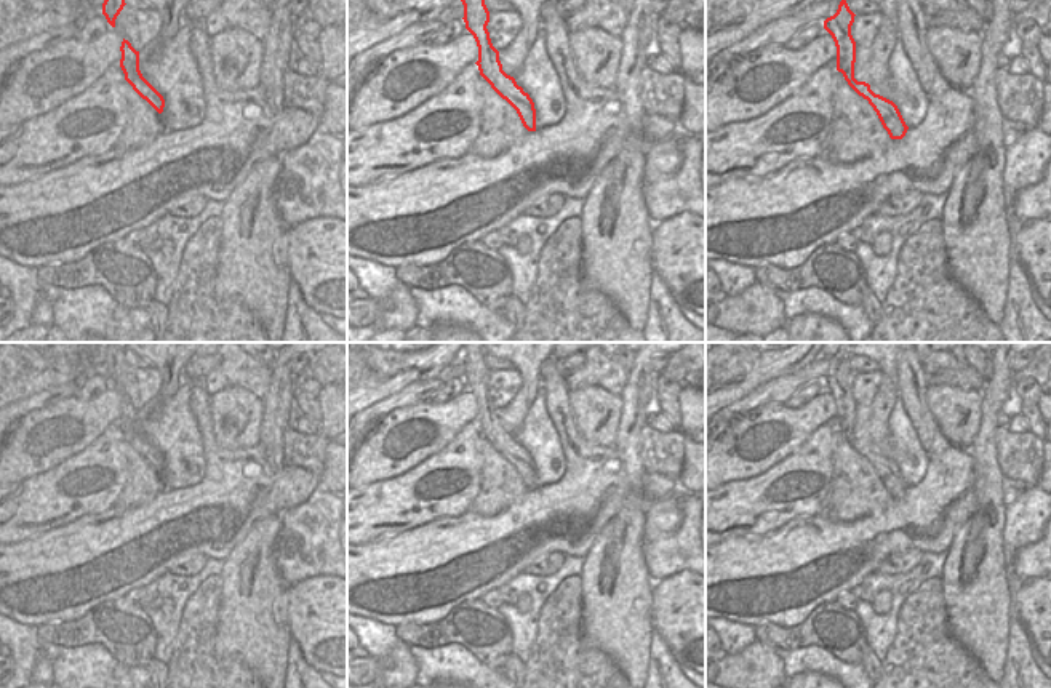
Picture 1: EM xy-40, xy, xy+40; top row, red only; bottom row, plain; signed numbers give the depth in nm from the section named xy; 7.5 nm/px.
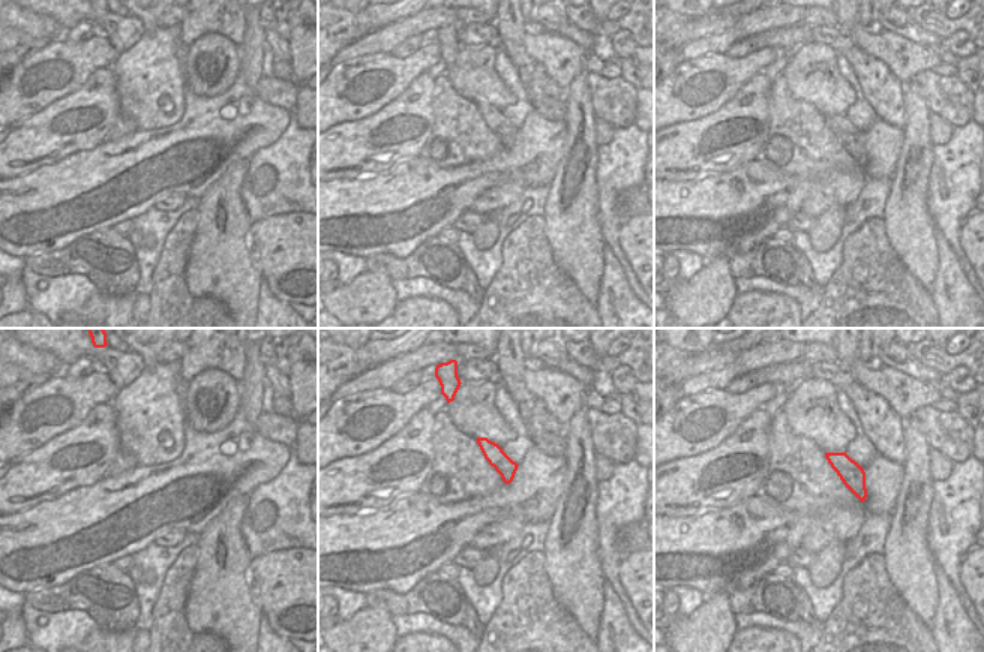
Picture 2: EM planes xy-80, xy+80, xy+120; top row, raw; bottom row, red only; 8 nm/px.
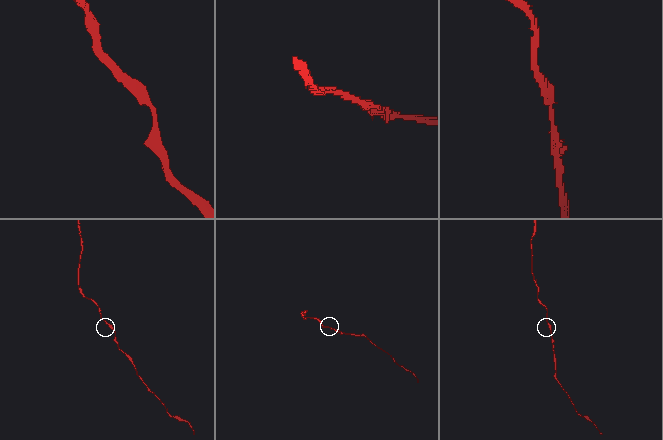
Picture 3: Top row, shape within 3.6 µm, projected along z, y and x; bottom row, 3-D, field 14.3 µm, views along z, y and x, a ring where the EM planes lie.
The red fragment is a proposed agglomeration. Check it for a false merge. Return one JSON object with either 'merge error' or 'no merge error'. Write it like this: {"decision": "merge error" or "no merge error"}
{"decision": "no merge error"}

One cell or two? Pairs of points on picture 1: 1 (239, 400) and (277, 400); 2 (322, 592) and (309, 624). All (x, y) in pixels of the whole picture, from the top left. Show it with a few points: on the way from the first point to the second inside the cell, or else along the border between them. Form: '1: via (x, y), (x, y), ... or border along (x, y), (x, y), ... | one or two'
1: border along (263, 400), (263, 423), (258, 437) | two
2: via (322, 600), (322, 612), (317, 616) | one

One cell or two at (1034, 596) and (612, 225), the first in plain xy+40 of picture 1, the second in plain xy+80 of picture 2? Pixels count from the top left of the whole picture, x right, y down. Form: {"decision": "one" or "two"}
{"decision": "two"}

